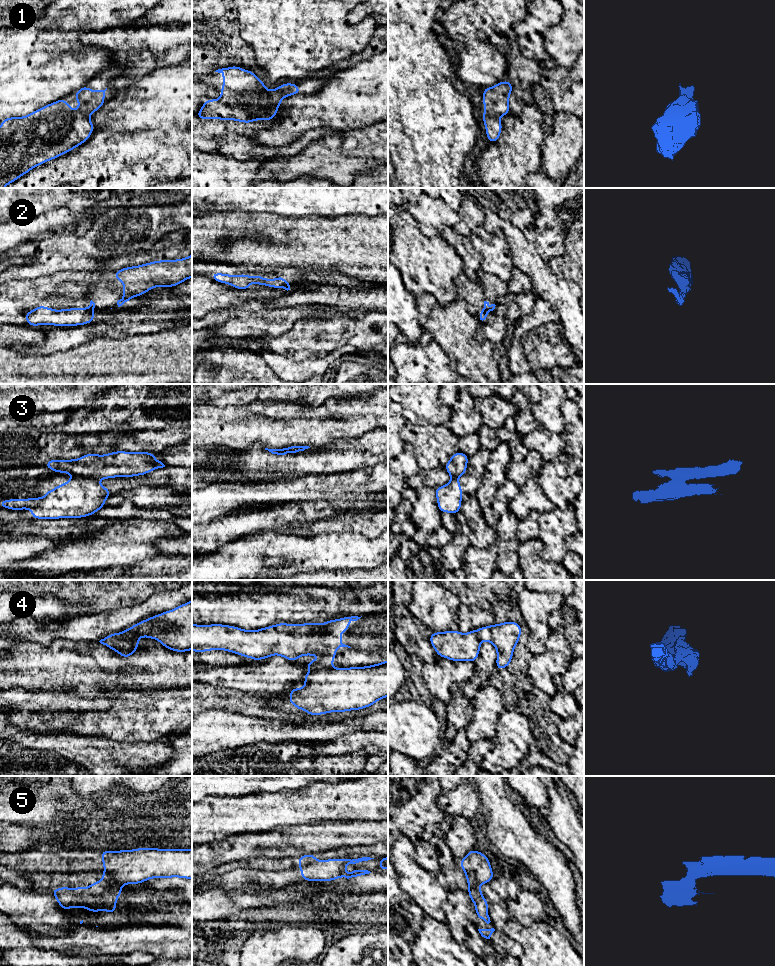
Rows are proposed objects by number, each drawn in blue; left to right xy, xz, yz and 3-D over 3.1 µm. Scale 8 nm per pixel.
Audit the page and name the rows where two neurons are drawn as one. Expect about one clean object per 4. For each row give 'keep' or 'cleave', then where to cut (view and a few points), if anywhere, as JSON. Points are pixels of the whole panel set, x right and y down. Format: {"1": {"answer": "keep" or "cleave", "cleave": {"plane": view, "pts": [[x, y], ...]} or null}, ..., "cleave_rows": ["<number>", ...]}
{"1": {"answer": "keep", "cleave": null}, "2": {"answer": "cleave", "cleave": {"plane": "xz", "pts": [[289, 282], [284, 286]]}}, "3": {"answer": "cleave", "cleave": {"plane": "xy", "pts": [[76, 476], [91, 477], [95, 480]]}}, "4": {"answer": "cleave", "cleave": {"plane": "xz", "pts": [[331, 667], [312, 671]]}}, "5": {"answer": "cleave", "cleave": {"plane": "xy", "pts": [[103, 872], [108, 873], [121, 884]]}}, "cleave_rows": ["2", "3", "4", "5"]}

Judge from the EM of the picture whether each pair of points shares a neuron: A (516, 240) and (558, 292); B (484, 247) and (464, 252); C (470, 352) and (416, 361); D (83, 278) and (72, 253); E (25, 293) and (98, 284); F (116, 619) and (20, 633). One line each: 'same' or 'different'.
A: same
B: different
C: different
D: different
E: same
F: same

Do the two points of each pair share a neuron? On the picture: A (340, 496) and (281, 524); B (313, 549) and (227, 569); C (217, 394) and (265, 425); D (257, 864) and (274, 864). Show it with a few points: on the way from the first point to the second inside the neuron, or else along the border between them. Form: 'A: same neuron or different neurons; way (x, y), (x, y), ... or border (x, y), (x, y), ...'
A: different neurons; border (304, 501), (326, 500), (337, 506), (349, 504)
B: same neuron; way (292, 550), (264, 550), (258, 552), (248, 562)
C: different neurons; border (207, 403), (230, 407)
D: same neuron; way (261, 864), (270, 864)

